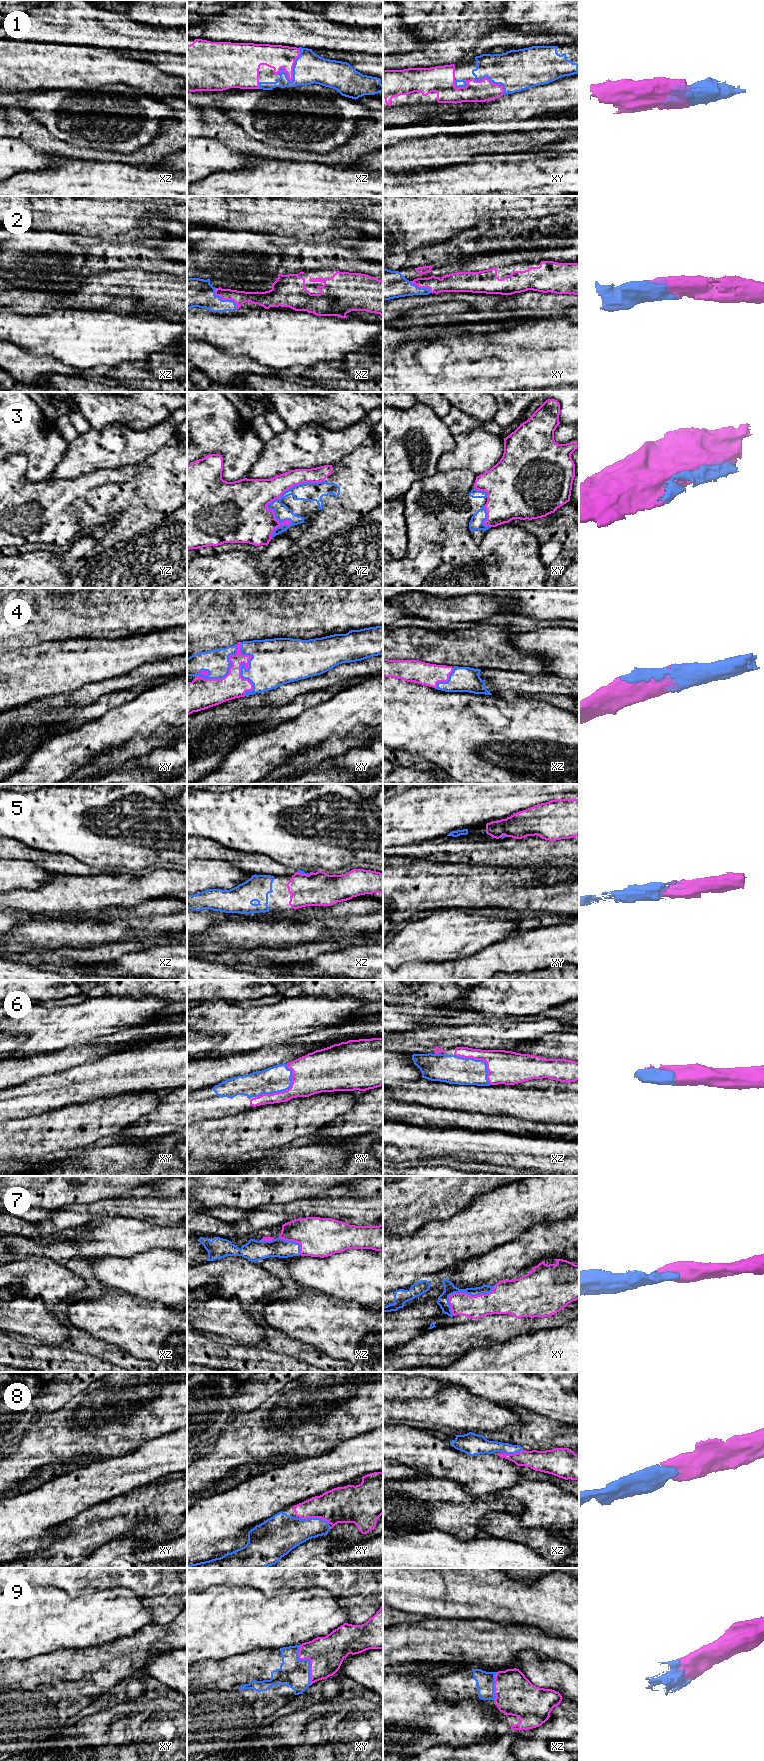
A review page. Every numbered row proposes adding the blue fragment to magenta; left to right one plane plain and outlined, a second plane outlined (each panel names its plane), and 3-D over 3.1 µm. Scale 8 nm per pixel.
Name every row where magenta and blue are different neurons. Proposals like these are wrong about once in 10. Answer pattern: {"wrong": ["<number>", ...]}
{"wrong": []}

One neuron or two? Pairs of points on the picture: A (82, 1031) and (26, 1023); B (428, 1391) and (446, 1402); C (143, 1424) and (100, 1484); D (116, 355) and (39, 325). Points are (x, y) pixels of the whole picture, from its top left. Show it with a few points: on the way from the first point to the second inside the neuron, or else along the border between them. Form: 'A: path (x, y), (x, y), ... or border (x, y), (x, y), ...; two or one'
A: path (68, 1027), (44, 1027), (40, 1024); one
B: border (448, 1386), (434, 1395), (412, 1398); two
C: border (141, 1445), (128, 1454), (104, 1458), (97, 1462); two
D: path (97, 339), (78, 339), (58, 334); one

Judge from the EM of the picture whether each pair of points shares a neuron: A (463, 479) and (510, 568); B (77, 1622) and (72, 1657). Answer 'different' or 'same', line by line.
A: different
B: different

